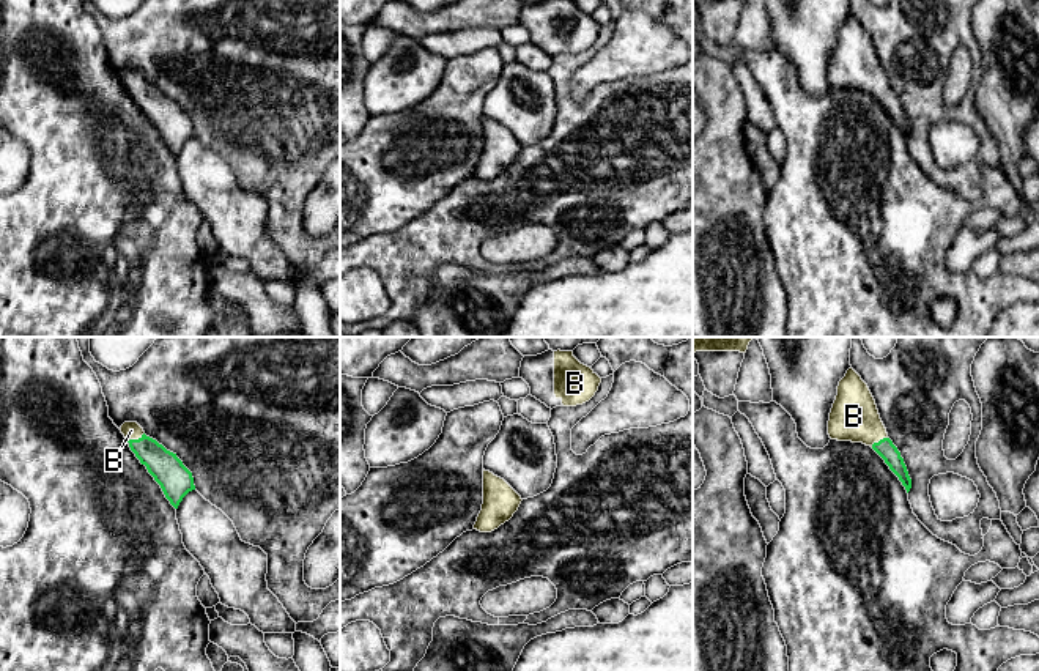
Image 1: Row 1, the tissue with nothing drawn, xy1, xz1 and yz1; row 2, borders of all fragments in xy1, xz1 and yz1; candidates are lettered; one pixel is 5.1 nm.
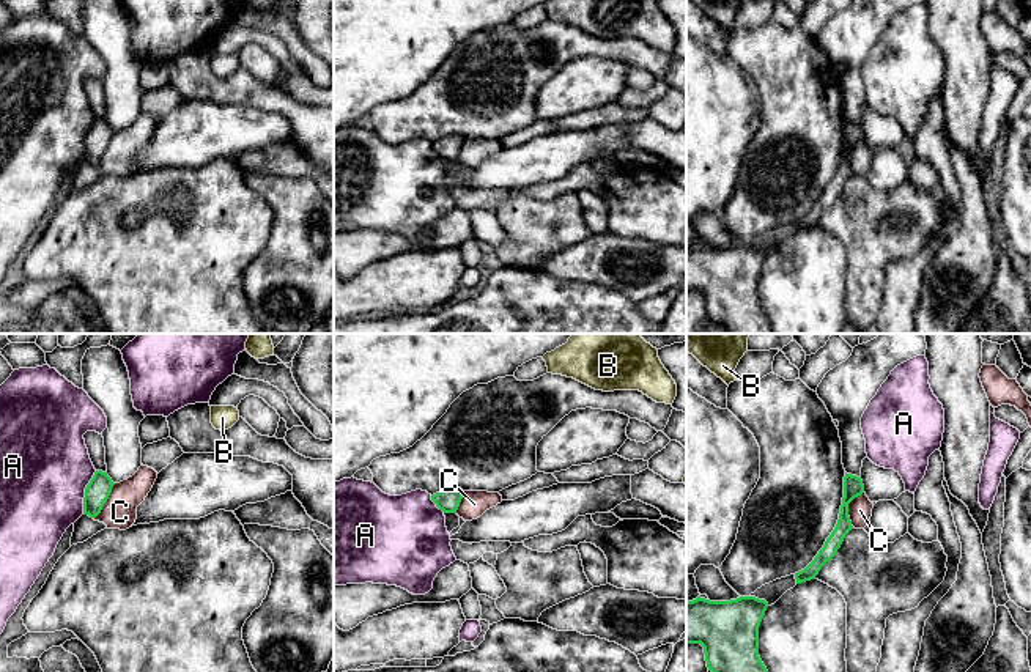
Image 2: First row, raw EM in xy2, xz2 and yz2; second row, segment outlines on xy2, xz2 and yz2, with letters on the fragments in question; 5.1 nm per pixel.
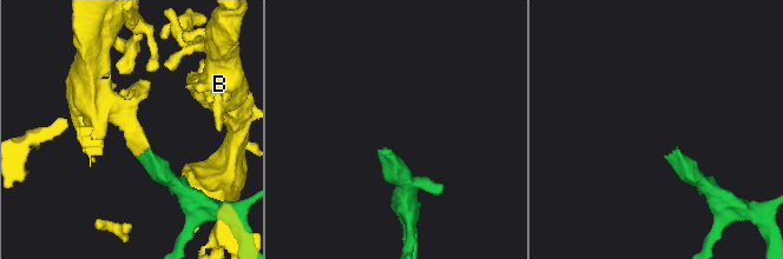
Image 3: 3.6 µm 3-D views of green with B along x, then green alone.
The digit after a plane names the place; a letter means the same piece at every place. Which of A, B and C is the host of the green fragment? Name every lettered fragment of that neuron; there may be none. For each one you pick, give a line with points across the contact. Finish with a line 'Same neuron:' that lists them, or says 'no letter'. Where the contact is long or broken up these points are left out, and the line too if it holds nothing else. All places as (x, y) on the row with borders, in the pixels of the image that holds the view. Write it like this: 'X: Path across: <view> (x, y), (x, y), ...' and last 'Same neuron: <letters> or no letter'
Same neuron: B

